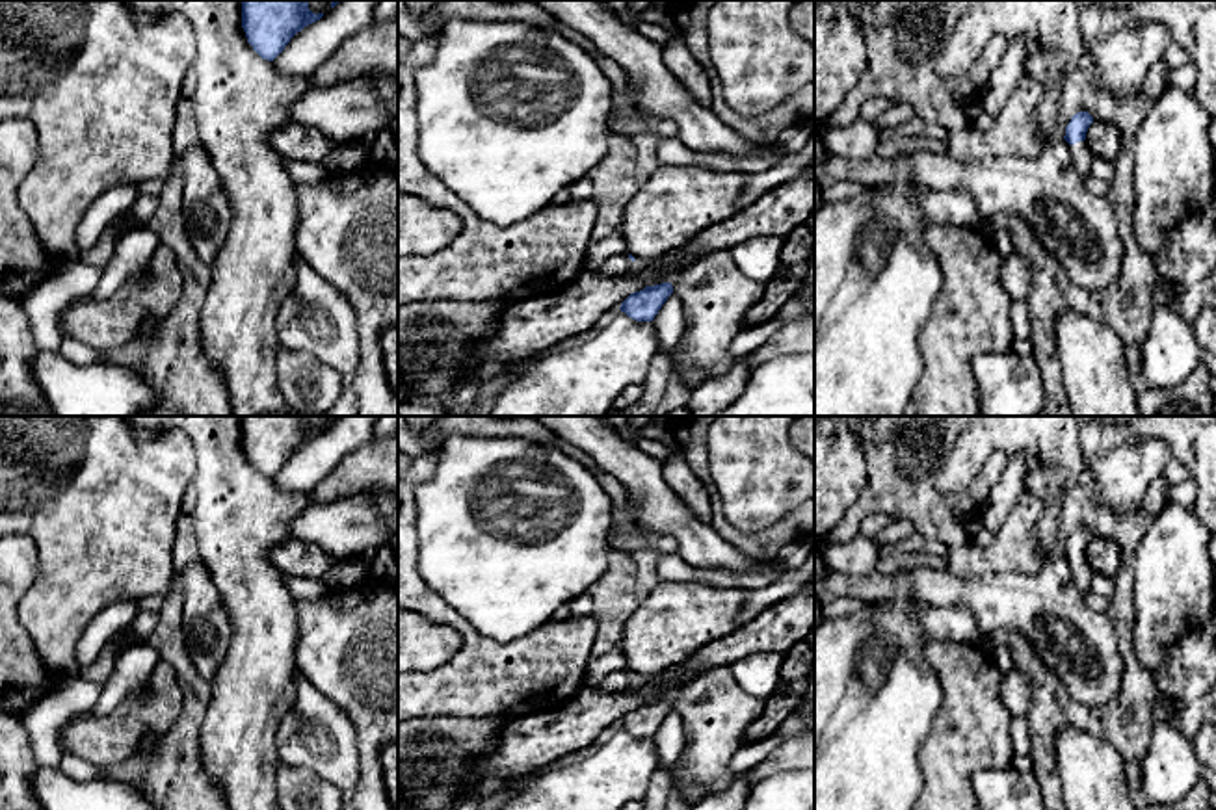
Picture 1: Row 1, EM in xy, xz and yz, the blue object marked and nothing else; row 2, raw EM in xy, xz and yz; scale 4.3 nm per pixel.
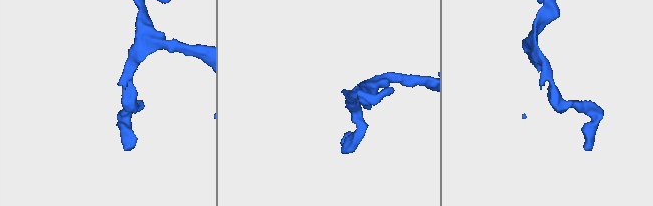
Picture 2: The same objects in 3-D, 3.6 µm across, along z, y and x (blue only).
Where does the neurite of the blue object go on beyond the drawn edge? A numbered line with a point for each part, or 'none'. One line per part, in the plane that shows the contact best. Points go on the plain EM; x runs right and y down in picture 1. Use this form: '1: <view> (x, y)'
1: yz (1083, 573)

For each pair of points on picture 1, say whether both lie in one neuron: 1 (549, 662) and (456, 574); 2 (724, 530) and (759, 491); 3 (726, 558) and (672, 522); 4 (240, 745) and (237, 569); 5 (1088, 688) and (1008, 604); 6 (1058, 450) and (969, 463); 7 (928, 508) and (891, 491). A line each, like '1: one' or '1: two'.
1: two
2: two
3: one
4: one
5: one
6: one
7: one

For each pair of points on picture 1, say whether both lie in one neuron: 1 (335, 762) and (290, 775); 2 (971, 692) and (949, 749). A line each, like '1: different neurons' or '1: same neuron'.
1: different neurons
2: same neuron

